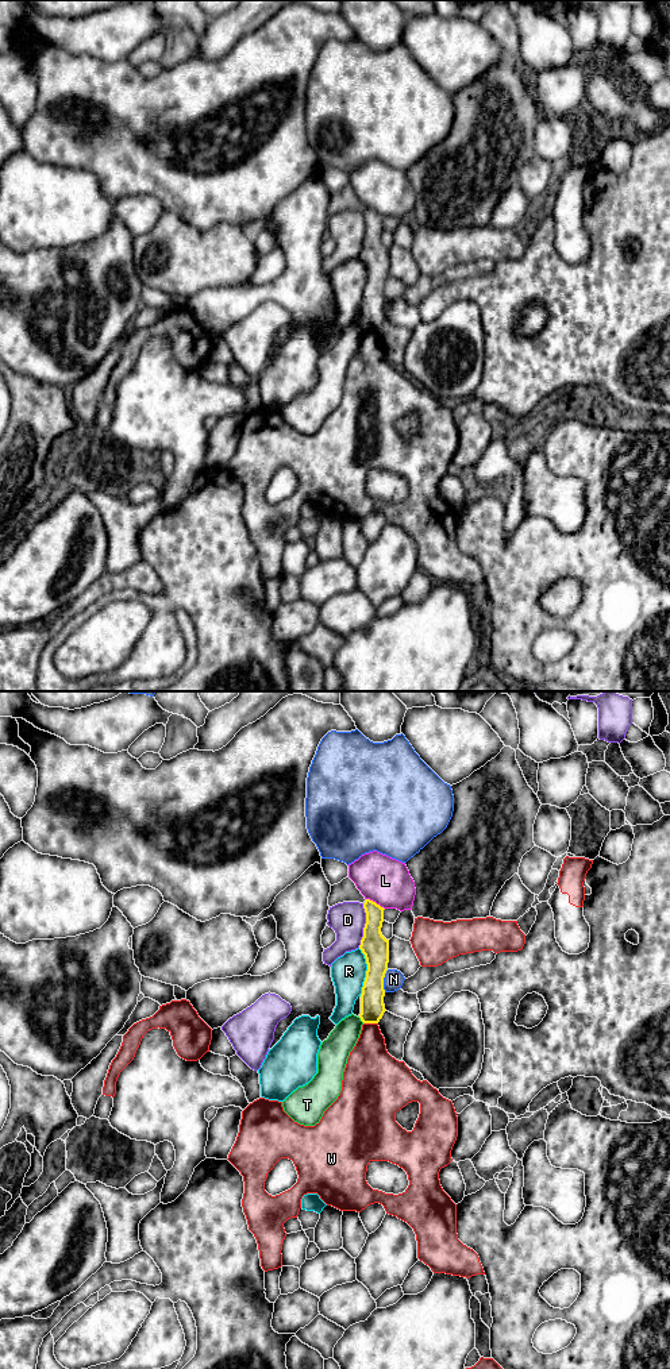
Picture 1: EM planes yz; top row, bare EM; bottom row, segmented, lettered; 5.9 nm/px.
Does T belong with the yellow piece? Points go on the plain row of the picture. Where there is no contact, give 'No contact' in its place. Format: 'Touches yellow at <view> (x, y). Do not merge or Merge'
Touches yellow at yz (361, 328). Do not merge

